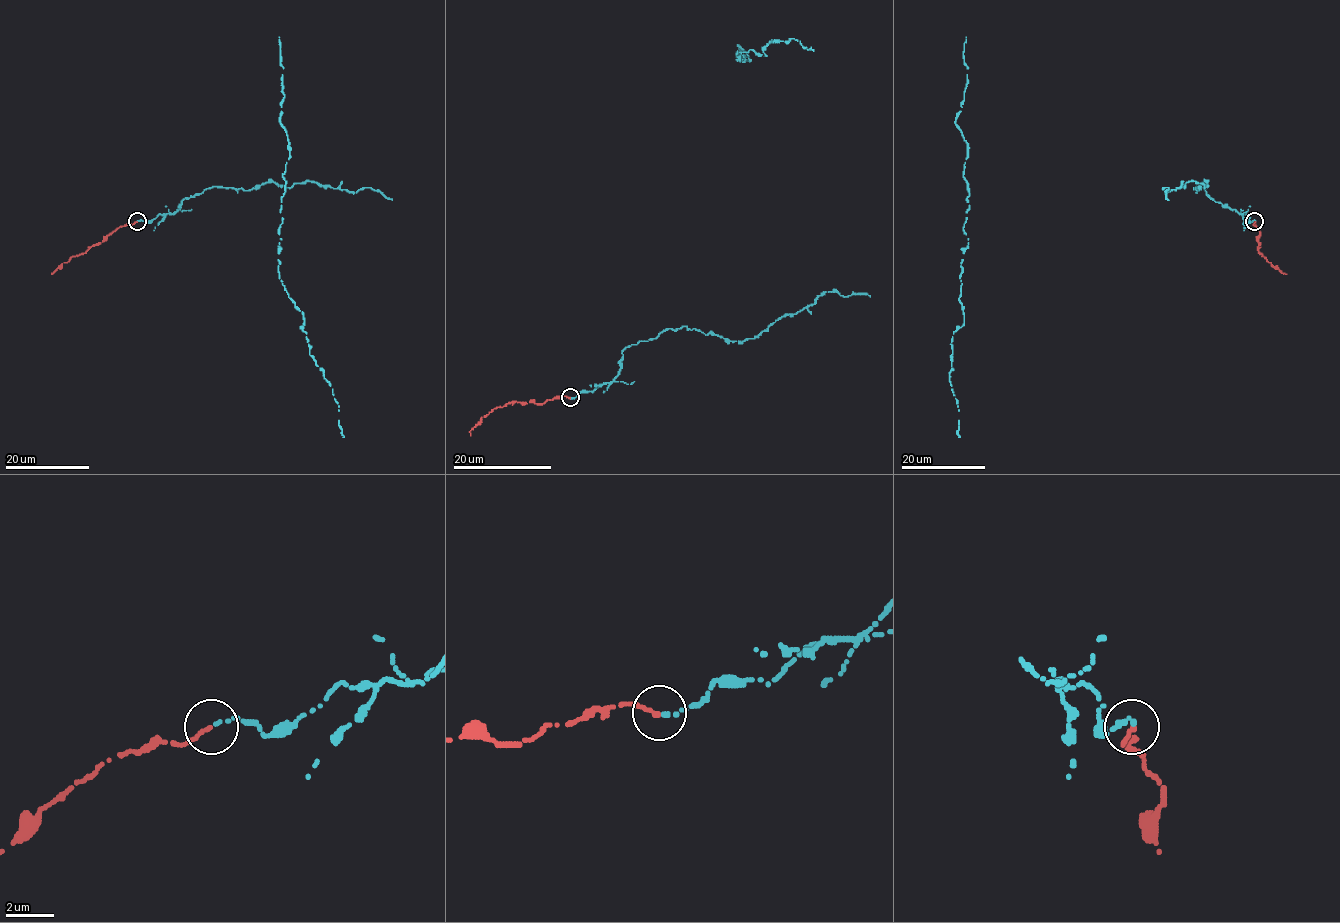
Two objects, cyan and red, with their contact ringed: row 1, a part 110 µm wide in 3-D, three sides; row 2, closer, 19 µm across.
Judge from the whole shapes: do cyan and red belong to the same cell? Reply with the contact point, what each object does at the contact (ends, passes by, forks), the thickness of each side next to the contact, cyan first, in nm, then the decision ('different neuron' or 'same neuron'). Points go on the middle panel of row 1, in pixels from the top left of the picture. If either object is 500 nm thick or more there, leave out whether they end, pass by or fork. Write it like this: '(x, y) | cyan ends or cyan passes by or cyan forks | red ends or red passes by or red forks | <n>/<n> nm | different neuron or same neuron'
(570, 397) | cyan ends | red ends | 170/180 nm | same neuron

